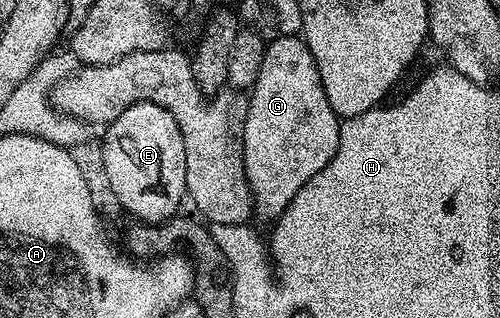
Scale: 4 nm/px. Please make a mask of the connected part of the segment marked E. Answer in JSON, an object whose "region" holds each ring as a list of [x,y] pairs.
{"region":[[[139,101],[126,107],[126,111],[122,111],[122,115],[118,115],[118,119],[114,119],[103,133],[104,177],[117,203],[132,219],[149,225],[159,225],[177,216],[181,212],[180,204],[186,201],[186,143],[182,143],[182,131],[178,131],[174,115],[154,103]]]}

